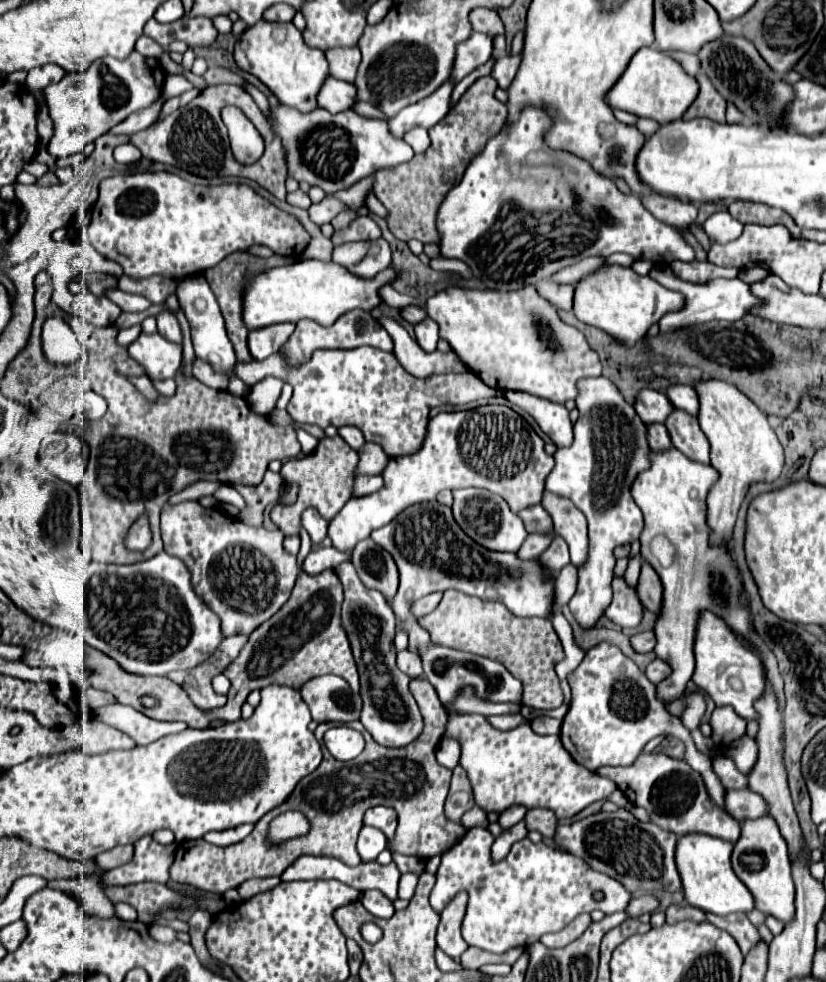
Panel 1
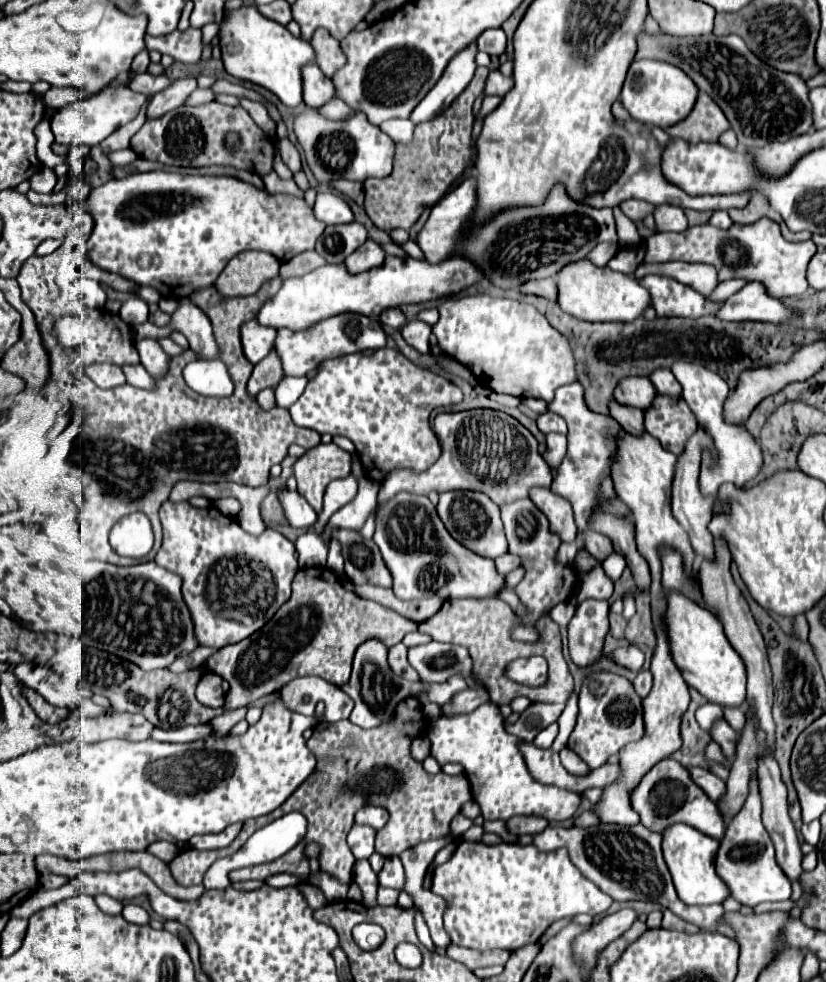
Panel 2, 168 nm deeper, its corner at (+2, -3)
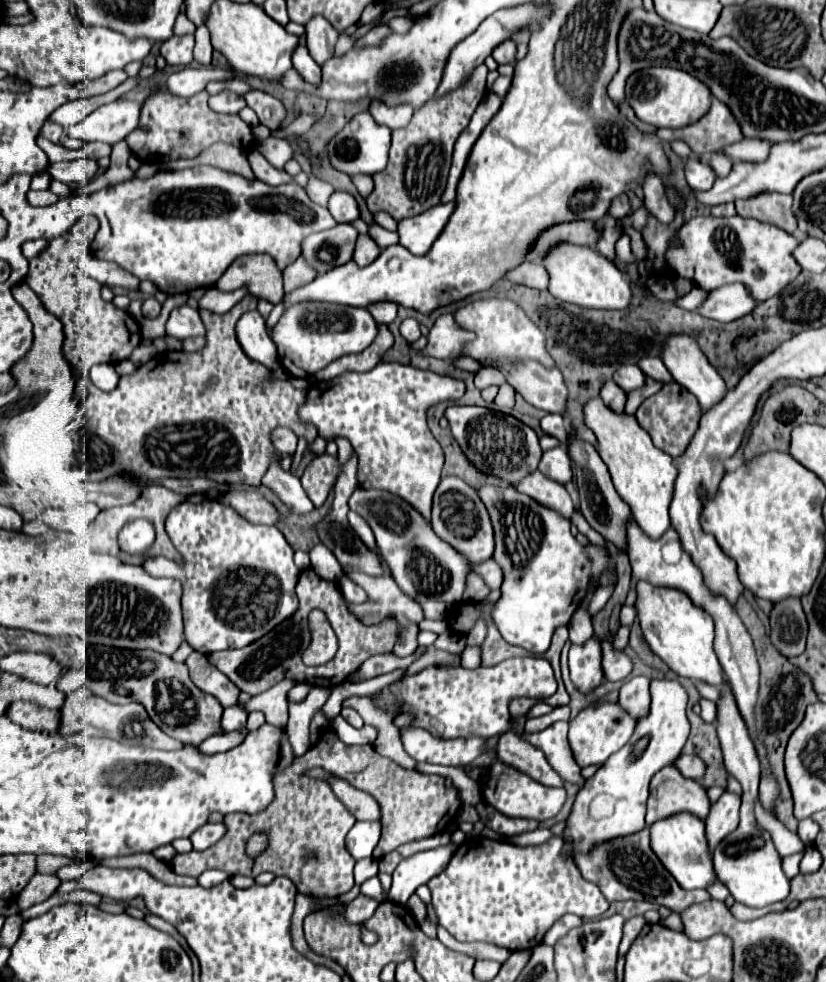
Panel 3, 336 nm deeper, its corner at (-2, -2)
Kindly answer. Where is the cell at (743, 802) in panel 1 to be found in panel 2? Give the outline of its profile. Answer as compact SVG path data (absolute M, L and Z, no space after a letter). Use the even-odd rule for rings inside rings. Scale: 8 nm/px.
M688 767L688 773L692 777L692 781L712 799L712 801L718 801L724 791L726 791L726 785L724 781L720 781L714 773L710 773L708 769L704 767Z

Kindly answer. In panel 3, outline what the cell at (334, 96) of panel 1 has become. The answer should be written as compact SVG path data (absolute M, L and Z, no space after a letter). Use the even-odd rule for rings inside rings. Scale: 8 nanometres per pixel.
M300 44L294 54L292 54L292 62L294 62L294 68L298 70L298 74L310 84L310 86L320 86L322 82L322 70L320 66L312 60L312 56L308 54L306 46Z

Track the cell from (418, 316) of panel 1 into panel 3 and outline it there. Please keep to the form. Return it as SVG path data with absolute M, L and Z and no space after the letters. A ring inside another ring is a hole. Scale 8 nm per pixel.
M376 302L376 304L370 304L368 306L368 312L374 316L374 320L378 324L390 324L398 316L398 304L392 304L392 302Z

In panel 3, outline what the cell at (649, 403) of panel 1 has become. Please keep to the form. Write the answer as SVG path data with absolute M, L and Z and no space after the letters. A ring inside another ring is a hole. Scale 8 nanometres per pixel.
M620 366L614 374L614 382L624 390L624 392L632 392L638 390L640 386L644 386L646 376L638 366Z

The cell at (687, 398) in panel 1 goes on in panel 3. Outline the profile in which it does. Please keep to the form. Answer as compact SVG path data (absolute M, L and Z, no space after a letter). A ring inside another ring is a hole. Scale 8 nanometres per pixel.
M644 358L644 360L640 362L640 368L642 368L642 372L644 372L648 378L658 380L658 382L662 382L662 384L670 384L670 382L674 380L672 374L668 372L668 368L664 366L664 362L662 362L660 358Z

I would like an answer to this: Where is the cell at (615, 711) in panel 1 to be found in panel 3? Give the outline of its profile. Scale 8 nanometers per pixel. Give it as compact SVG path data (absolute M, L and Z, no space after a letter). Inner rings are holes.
M602 702L602 704L590 704L576 718L570 720L570 732L568 742L574 752L576 762L584 768L590 764L602 764L606 762L614 752L618 752L634 734L636 718L630 716L618 702Z

